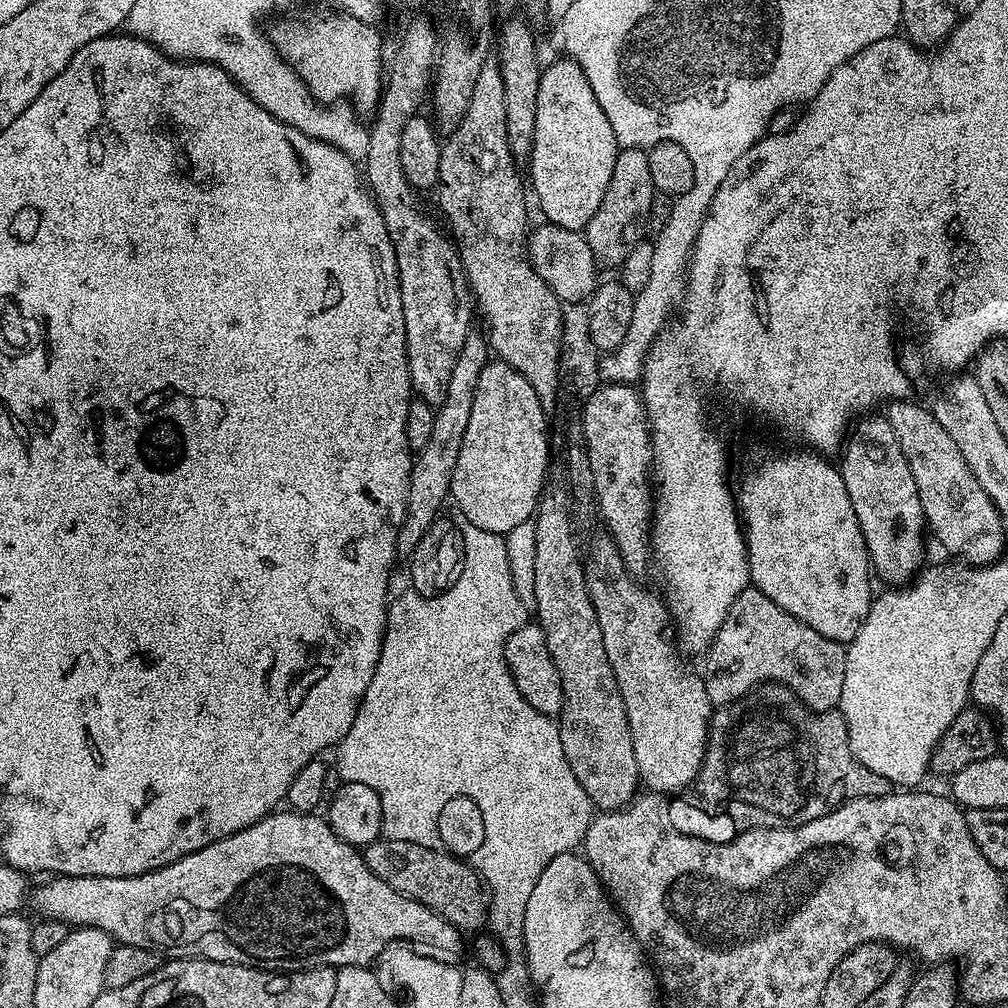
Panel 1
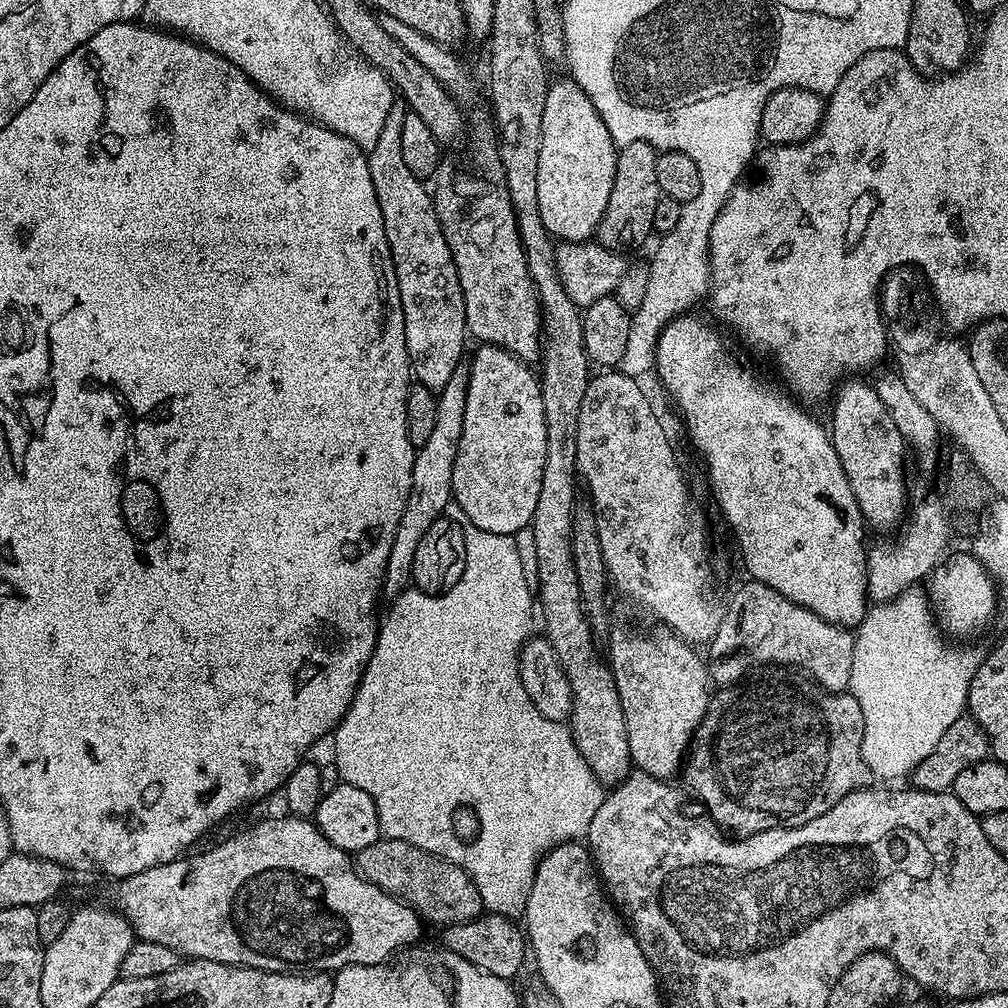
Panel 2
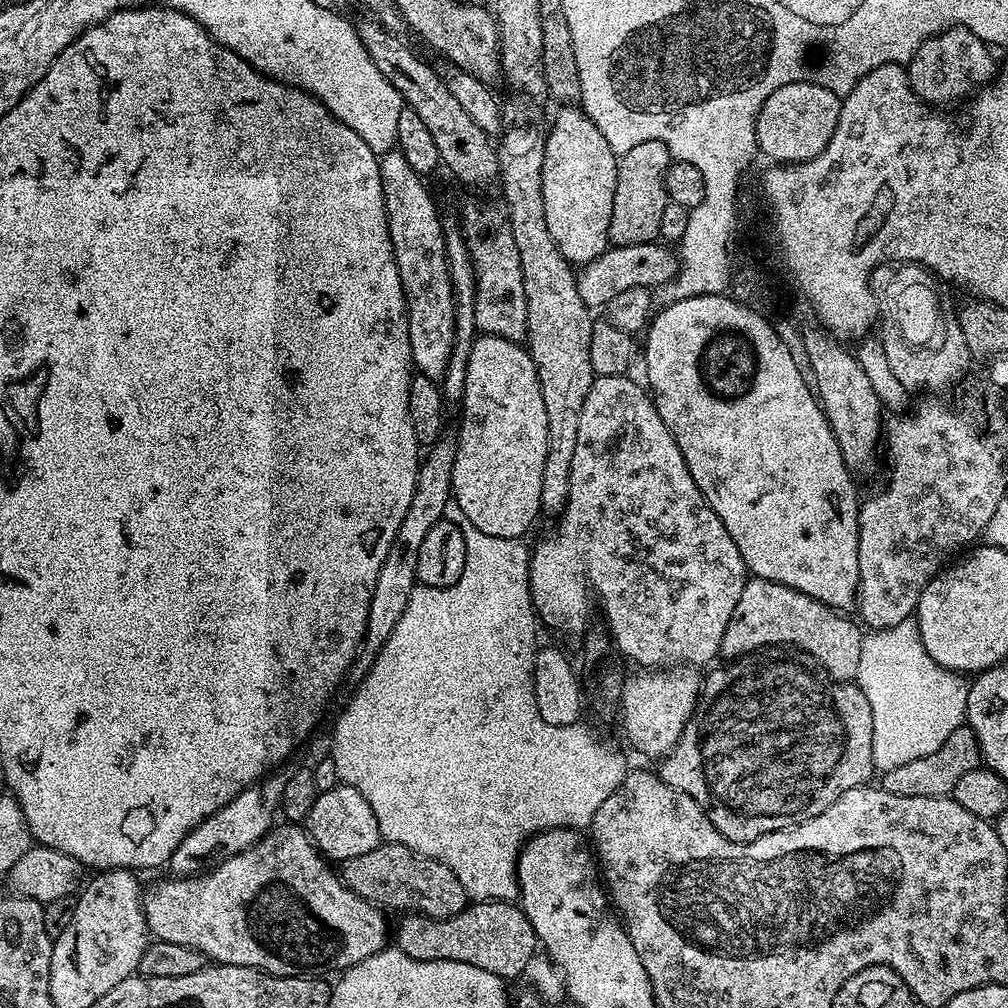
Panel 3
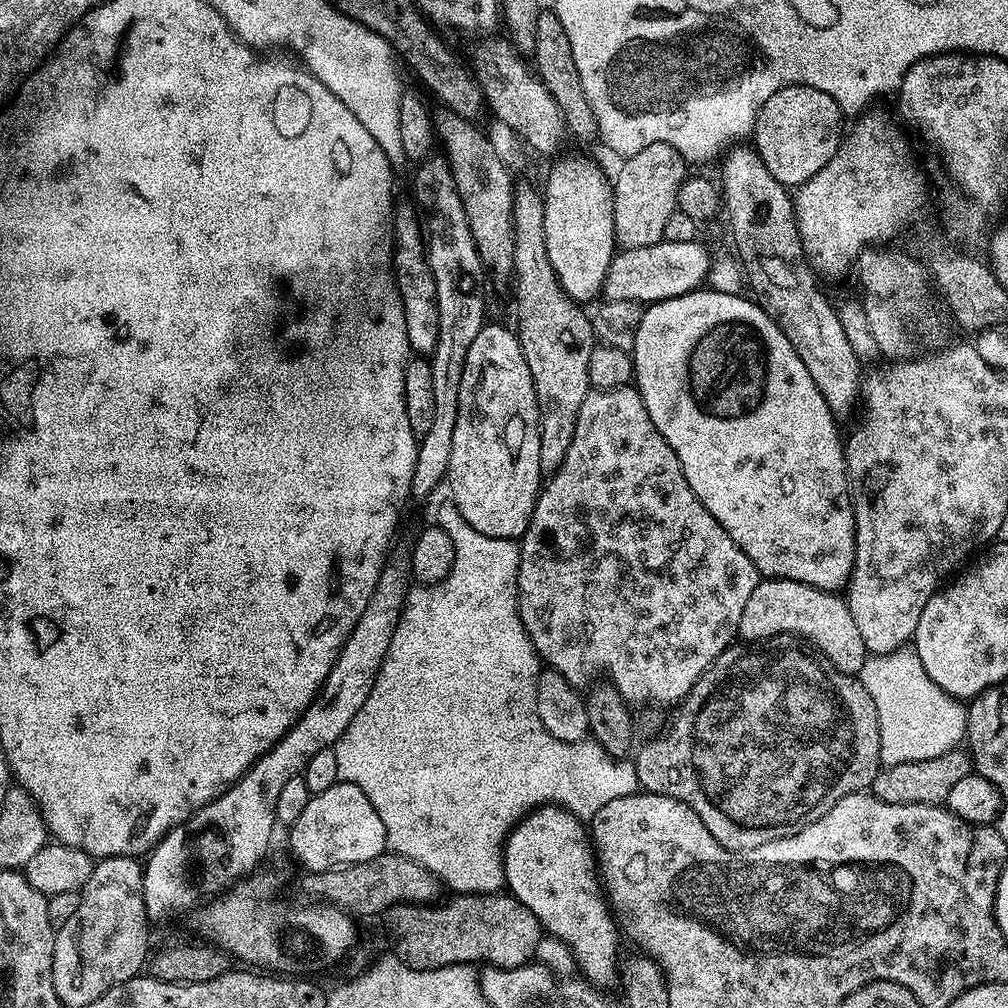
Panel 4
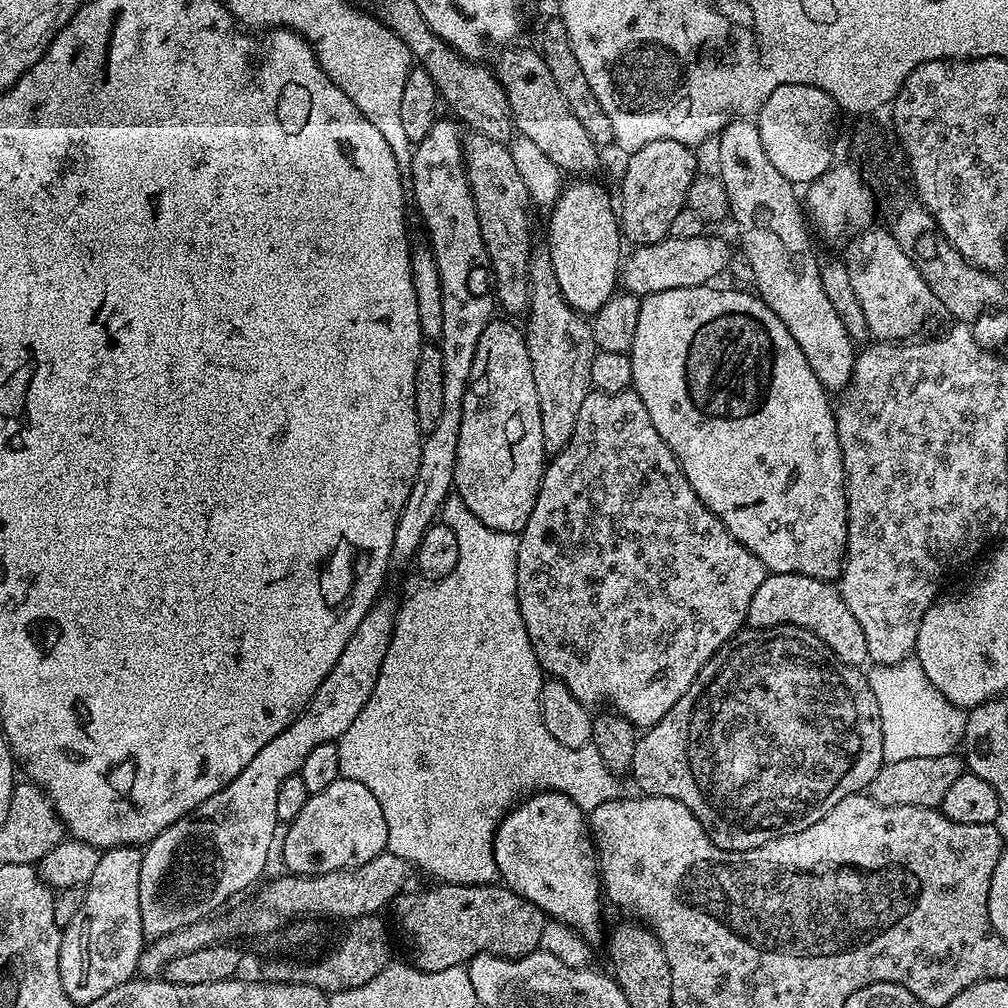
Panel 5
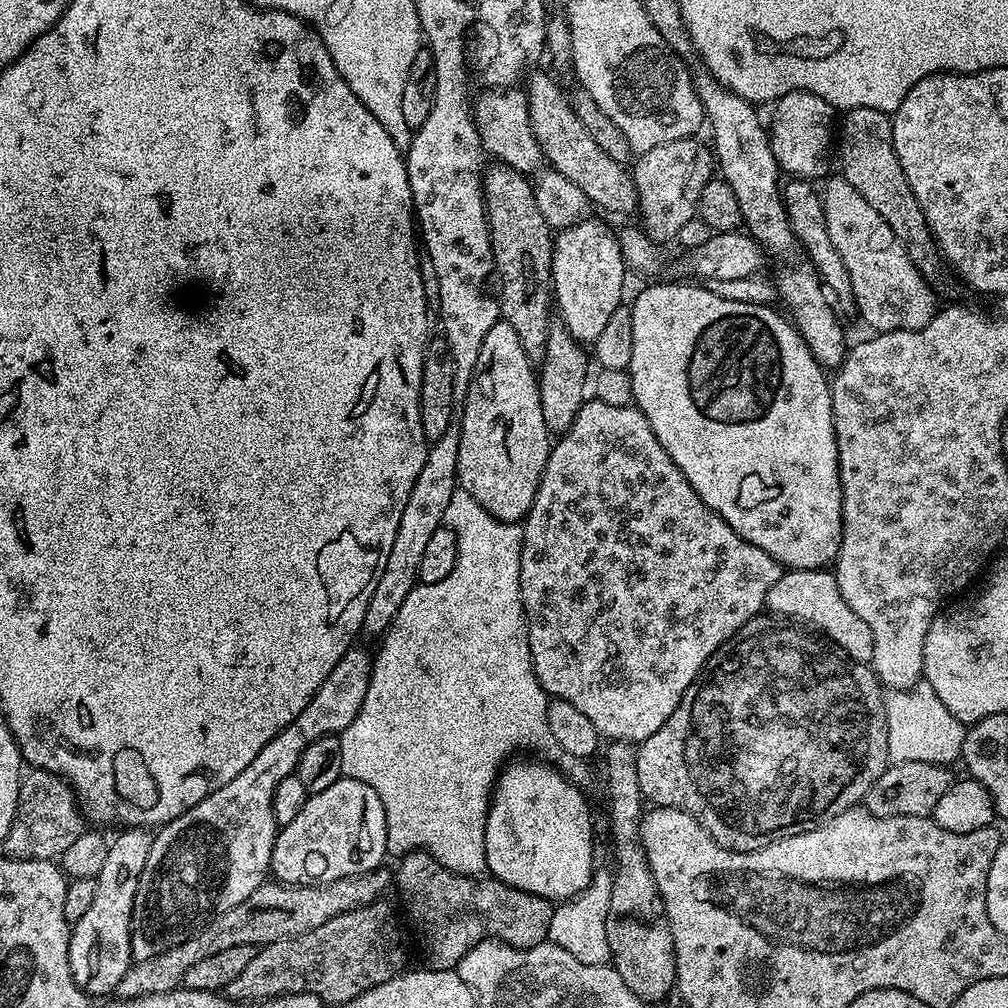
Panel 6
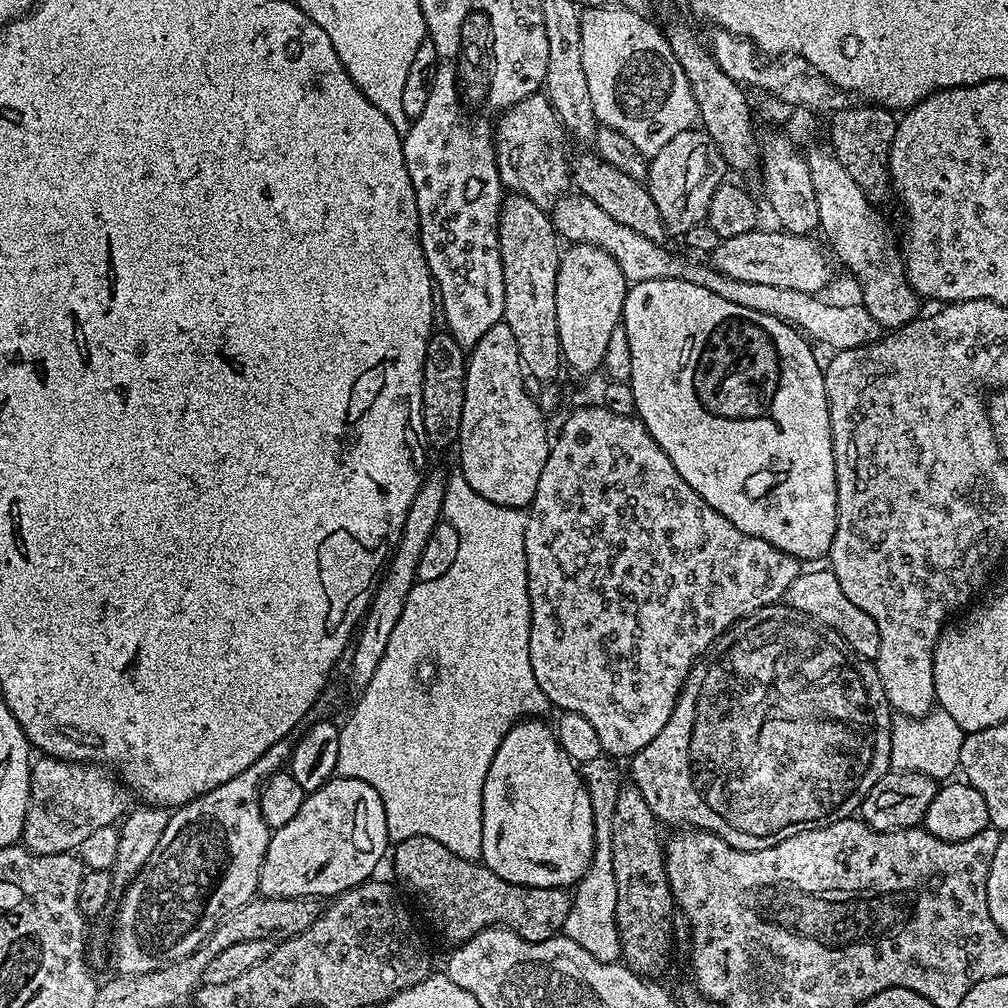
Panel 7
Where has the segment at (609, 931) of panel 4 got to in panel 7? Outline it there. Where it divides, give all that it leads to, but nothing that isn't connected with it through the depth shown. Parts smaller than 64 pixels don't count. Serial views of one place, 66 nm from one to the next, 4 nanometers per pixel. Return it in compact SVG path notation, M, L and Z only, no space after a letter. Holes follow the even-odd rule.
M524 718L508 731L506 738L502 738L502 746L494 754L494 762L490 762L490 770L486 770L486 782L482 786L482 850L480 860L498 878L502 878L511 884L521 884L527 888L563 888L575 885L584 876L592 860L592 847L596 845L596 827L594 826L594 814L590 794L584 785L584 778L581 769L576 761L571 760L562 750L562 746L556 740L556 733L551 727L544 725L545 721L540 718Z

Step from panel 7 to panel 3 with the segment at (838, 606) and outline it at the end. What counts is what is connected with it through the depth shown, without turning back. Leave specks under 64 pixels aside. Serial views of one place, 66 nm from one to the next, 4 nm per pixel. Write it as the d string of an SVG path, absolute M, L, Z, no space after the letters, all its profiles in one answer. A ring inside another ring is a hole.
M749 578L734 605L734 614L730 614L730 626L726 626L726 634L722 634L720 656L731 662L738 656L751 656L773 646L789 644L789 649L799 650L816 659L832 679L852 682L858 674L864 636L860 632L861 625L844 616L847 615L790 586L782 586L773 580Z

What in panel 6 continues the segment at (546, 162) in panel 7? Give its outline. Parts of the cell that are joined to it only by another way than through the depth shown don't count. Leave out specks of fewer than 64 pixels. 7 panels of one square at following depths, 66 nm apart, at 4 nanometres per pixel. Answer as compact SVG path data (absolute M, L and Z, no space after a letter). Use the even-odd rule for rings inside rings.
M509 86L489 88L481 93L477 100L475 97L472 104L472 118L476 122L480 143L483 144L485 153L493 161L505 164L508 168L525 174L535 173L542 164L542 151L530 122L527 91Z

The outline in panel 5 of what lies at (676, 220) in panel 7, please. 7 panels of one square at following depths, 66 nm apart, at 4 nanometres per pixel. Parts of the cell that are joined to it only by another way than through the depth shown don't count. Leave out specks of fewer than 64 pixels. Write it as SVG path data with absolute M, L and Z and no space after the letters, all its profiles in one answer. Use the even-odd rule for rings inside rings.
M673 140L646 142L646 146L636 149L627 157L628 165L624 168L624 177L620 180L620 200L618 196L618 219L620 230L629 245L657 244L660 240L669 239L670 222L683 210L688 202L688 191L698 175L696 156L689 145Z

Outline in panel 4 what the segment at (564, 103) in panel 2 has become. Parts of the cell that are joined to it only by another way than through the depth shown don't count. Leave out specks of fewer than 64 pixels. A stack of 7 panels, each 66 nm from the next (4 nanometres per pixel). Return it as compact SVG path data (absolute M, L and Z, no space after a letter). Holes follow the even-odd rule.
M572 156L569 160L560 160L548 172L548 185L543 185L542 195L544 197L544 209L546 210L546 252L550 254L551 265L558 274L558 278L562 282L562 286L572 298L577 302L585 302L584 300L592 300L601 293L604 285L606 270L610 266L613 256L618 251L616 235L614 234L614 202L612 201L613 181L595 164L592 160L587 160L584 156Z

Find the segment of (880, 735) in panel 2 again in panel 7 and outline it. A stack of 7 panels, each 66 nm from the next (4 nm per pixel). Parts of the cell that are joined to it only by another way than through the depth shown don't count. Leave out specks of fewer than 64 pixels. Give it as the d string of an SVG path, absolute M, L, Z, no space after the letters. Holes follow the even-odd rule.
M933 710L927 716L919 718L897 715L892 722L891 767L902 772L926 774L937 782L947 781L955 777L952 775L957 775L965 735L958 722L950 718L950 714L939 710Z

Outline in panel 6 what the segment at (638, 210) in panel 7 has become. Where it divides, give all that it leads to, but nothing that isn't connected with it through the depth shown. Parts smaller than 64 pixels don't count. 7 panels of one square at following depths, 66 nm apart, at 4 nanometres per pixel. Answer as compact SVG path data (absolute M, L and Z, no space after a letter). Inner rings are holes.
M535 72L527 77L528 109L532 129L547 163L558 174L574 182L595 207L597 204L608 212L635 213L638 208L638 190L632 181L631 171L625 165L614 162L614 158L610 158L610 154L606 154L606 150L602 150L602 146L590 138L590 130L582 126L573 103L566 100L559 86L546 73Z

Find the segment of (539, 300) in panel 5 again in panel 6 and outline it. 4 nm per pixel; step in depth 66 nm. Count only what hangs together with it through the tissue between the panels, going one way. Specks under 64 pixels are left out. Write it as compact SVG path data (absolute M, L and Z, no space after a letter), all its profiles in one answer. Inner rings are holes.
M563 326L553 327L549 331L546 338L546 350L538 364L538 383L540 386L540 401L542 402L542 418L546 422L549 433L563 434L567 428L574 422L574 418L578 414L578 410L584 405L586 393L584 387L589 387L590 372L588 376L588 358L590 362L589 353L586 351L585 345L581 344L579 340L574 339L567 328Z

